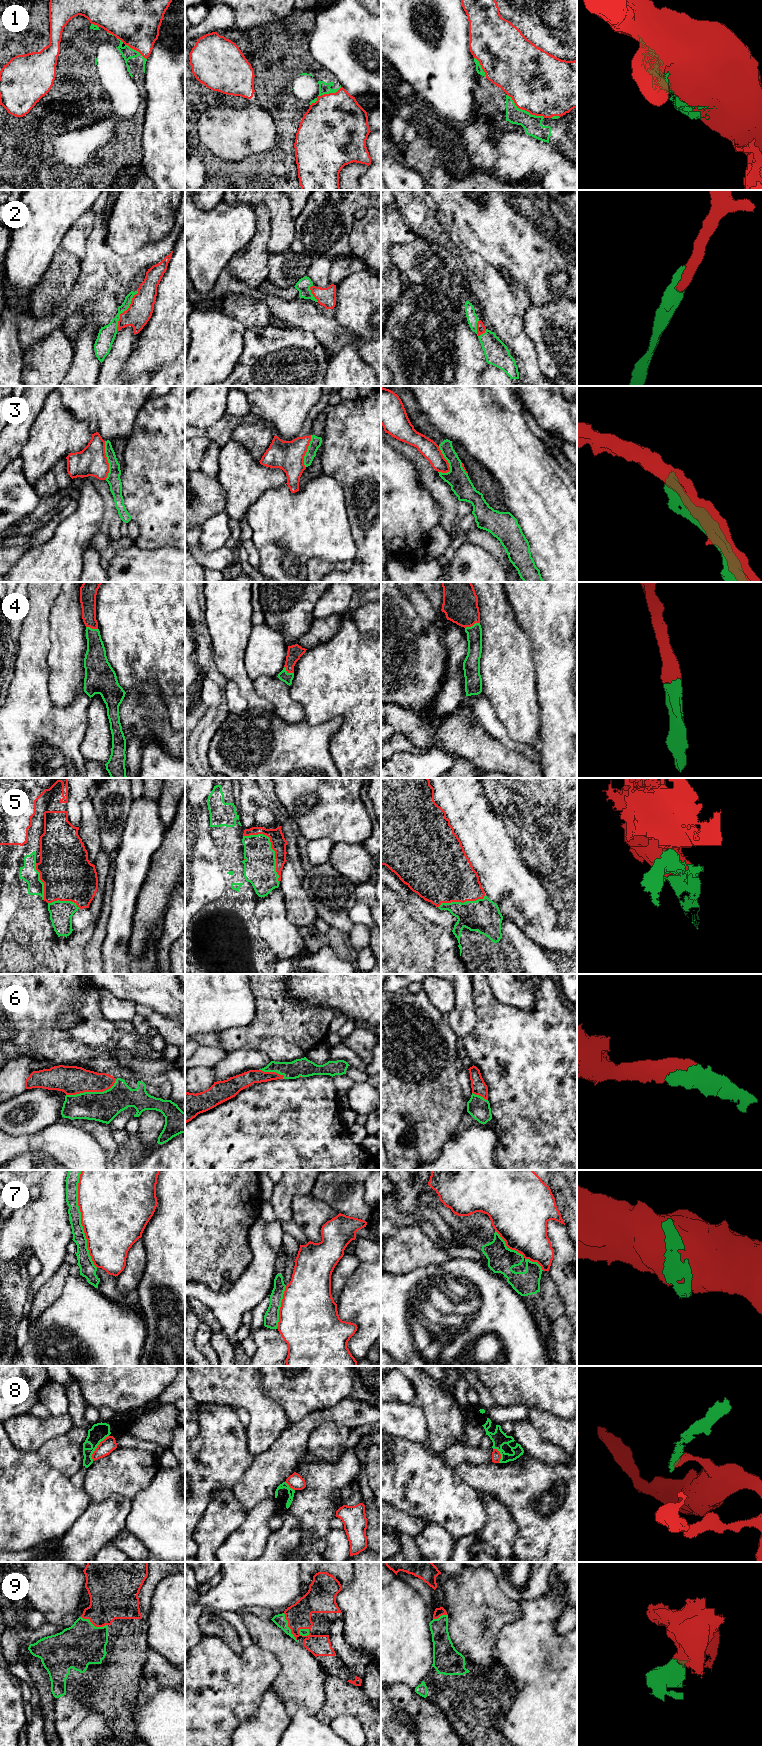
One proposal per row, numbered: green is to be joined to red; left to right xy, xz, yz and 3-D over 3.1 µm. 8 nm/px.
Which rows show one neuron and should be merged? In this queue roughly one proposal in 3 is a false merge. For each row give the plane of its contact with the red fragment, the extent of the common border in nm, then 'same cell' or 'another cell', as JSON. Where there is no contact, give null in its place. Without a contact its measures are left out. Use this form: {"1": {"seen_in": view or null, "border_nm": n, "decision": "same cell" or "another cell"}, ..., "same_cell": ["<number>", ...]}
{"1": {"seen_in": "yz", "border_nm": 360, "decision": "another cell"}, "2": {"seen_in": "xy", "border_nm": 380, "decision": "same cell"}, "3": {"seen_in": "xy", "border_nm": 320, "decision": "another cell"}, "4": {"seen_in": "yz", "border_nm": 130, "decision": "same cell"}, "5": {"seen_in": "xz", "border_nm": 480, "decision": "same cell"}, "6": {"seen_in": "xy", "border_nm": 420, "decision": "same cell"}, "7": {"seen_in": "xy", "border_nm": 800, "decision": "another cell"}, "8": {"seen_in": "xy", "border_nm": 240, "decision": "another cell"}, "9": {"seen_in": "xz", "border_nm": 260, "decision": "same cell"}, "same_cell": ["2", "4", "5", "6", "9"]}

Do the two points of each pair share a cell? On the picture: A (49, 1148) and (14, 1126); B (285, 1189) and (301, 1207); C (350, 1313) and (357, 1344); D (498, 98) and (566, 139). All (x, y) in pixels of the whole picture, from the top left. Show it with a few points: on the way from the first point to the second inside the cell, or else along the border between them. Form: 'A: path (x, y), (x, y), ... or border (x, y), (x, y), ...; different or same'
A: border (49, 1125), (33, 1133), (10, 1135); different
B: border (310, 1193), (297, 1195), (293, 1199), (292, 1219); different
C: path (359, 1316), (362, 1319), (362, 1335); same
D: path (517, 116), (524, 118), (528, 122), (554, 122); same

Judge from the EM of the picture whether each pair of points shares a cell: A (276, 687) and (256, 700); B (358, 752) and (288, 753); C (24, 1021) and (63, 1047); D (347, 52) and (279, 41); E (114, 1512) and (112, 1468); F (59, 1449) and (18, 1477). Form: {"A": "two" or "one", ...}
{"A": "two", "B": "two", "C": "one", "D": "two", "E": "two", "F": "two"}

